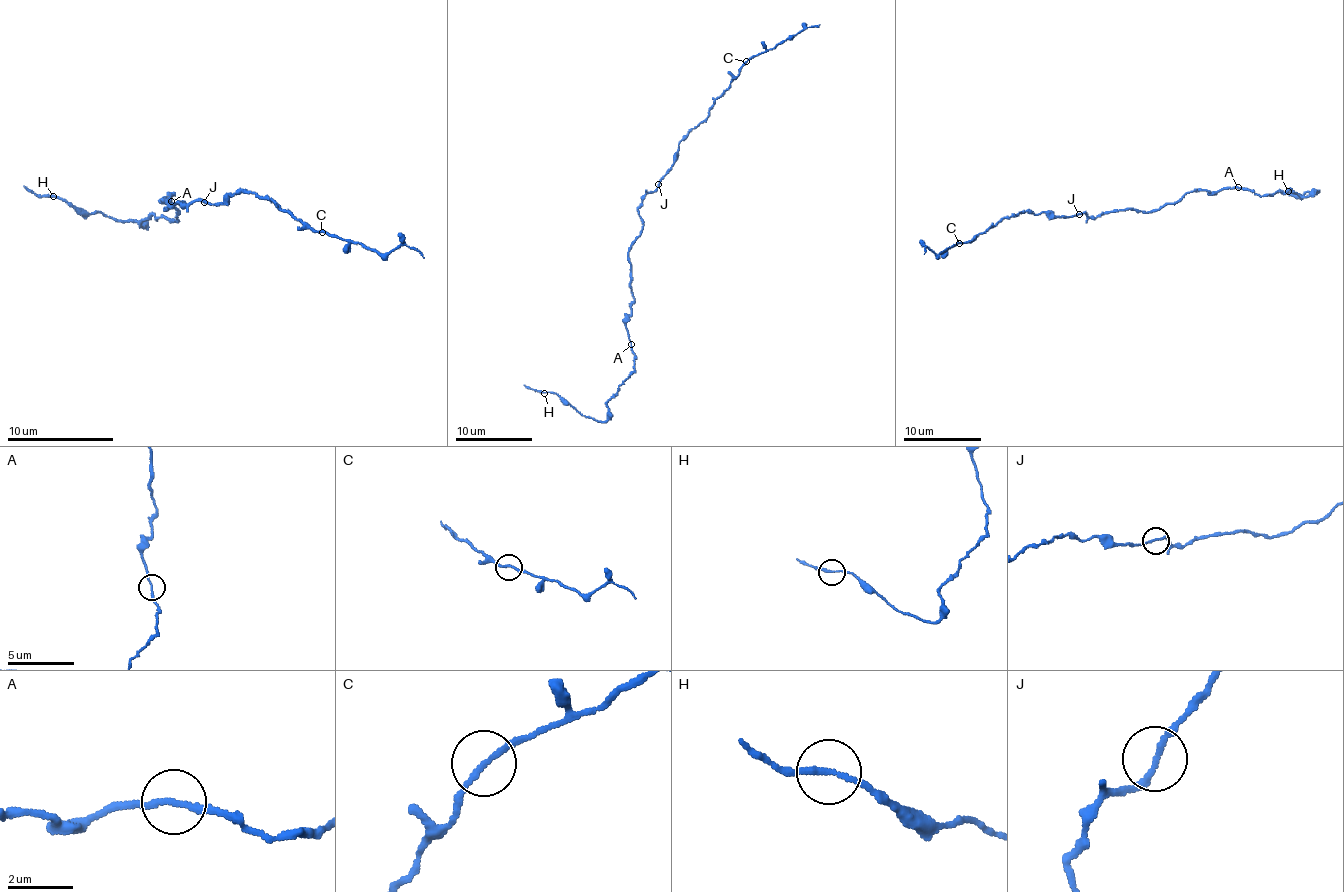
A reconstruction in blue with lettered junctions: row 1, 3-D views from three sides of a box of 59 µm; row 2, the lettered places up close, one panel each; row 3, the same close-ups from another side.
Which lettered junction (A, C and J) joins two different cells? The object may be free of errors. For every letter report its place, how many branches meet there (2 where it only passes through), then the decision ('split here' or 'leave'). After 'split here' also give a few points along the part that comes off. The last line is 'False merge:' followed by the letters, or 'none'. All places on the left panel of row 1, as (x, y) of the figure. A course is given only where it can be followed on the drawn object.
A: at (171, 201); 2 branches meet; split here; foreign part runs (170, 201), (177, 222), (164, 217), (141, 223), (141, 228), (77, 211), (63, 198), (34, 195), (23, 186)
C: at (322, 232); 2 branches meet; leave
J: at (204, 202); 2 branches meet; leave
False merge: A

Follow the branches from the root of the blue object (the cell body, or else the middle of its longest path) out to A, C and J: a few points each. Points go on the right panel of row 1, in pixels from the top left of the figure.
A: (1130, 210), (1146, 212), (1175, 204), (1193, 190), (1217, 192), (1238, 187)
C: (1130, 210), (1111, 210), (1095, 217), (1081, 213), (1069, 217), (1021, 211), (1003, 218), (971, 241), (959, 243)
J: (1130, 210), (1111, 210), (1095, 217), (1079, 214)

